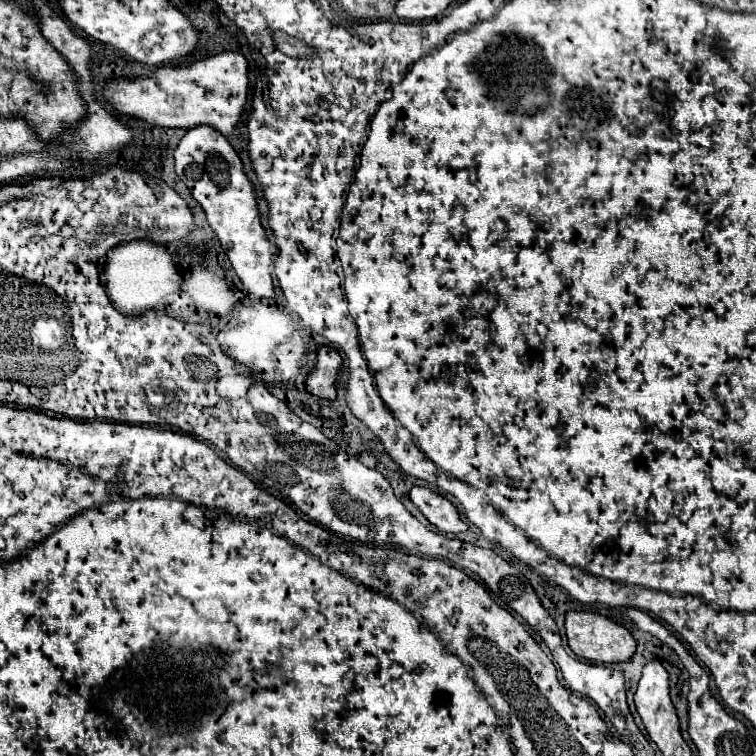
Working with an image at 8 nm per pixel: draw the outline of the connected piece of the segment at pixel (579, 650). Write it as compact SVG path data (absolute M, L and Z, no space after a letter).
M568 612L566 614L566 638L570 650L586 660L594 660L596 664L614 664L614 662L626 662L636 652L636 640L632 634L618 626L616 622L596 614L596 612Z

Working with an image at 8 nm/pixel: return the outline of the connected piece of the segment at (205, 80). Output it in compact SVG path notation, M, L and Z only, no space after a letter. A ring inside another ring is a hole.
M222 52L190 66L160 66L144 80L114 80L104 96L120 112L142 118L154 126L196 128L212 126L220 134L234 136L248 100L248 60L240 52Z

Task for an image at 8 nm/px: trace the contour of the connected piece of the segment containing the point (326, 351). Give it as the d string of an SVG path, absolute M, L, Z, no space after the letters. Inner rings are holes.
M320 346L318 364L312 370L310 378L306 380L308 392L324 400L336 400L336 378L340 374L340 368L342 368L342 356L330 346Z

